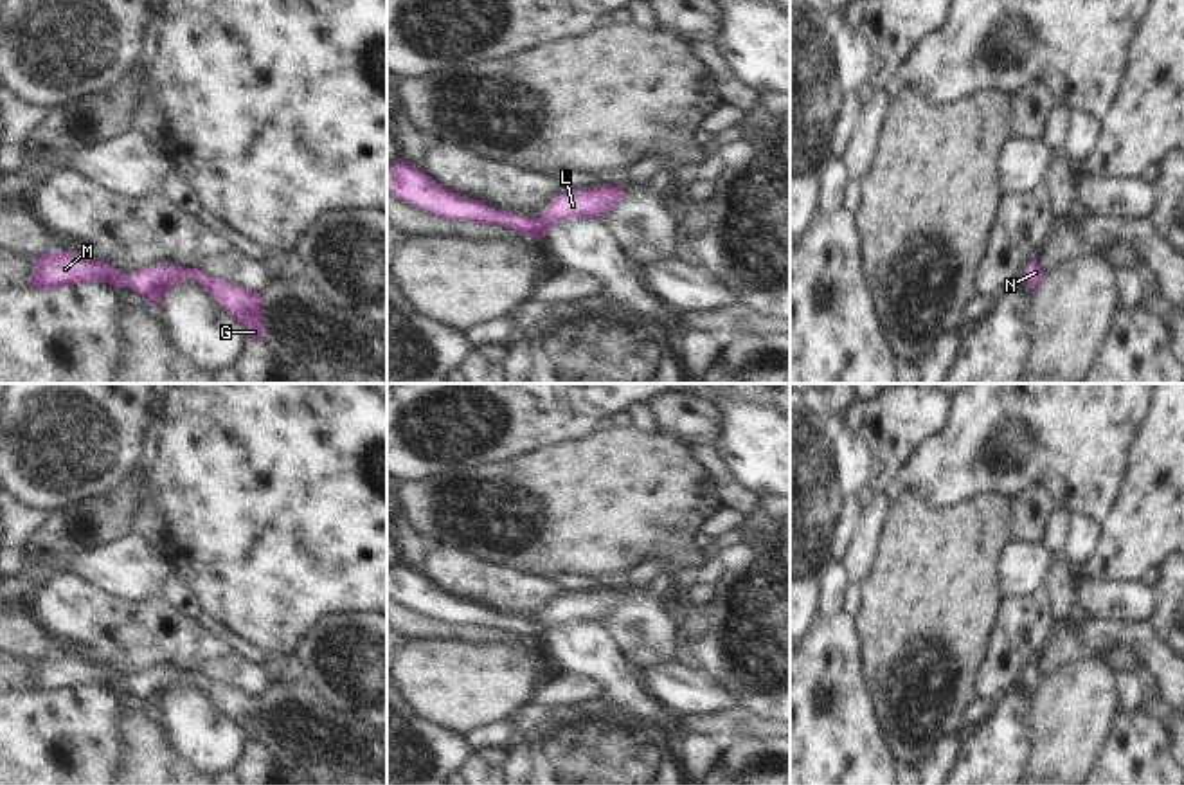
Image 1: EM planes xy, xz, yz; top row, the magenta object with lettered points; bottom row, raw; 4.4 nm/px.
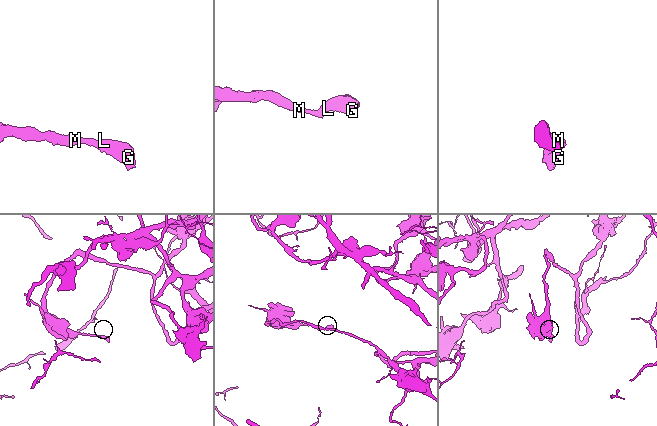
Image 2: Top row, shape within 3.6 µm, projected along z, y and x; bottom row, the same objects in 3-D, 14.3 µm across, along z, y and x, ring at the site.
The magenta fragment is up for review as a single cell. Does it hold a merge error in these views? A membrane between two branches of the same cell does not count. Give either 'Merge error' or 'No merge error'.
No merge error

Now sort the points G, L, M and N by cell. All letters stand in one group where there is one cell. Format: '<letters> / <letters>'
G L M N

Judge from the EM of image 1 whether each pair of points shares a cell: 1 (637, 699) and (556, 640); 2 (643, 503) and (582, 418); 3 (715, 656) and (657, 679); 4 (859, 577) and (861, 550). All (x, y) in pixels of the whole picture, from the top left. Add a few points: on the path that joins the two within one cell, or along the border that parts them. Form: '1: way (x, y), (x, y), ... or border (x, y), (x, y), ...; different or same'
1: way (618, 679), (585, 647), (576, 647); same
2: border (600, 431), (574, 442), (553, 443); different
3: border (693, 663), (726, 690); different
4: way (859, 569), (861, 557); same

